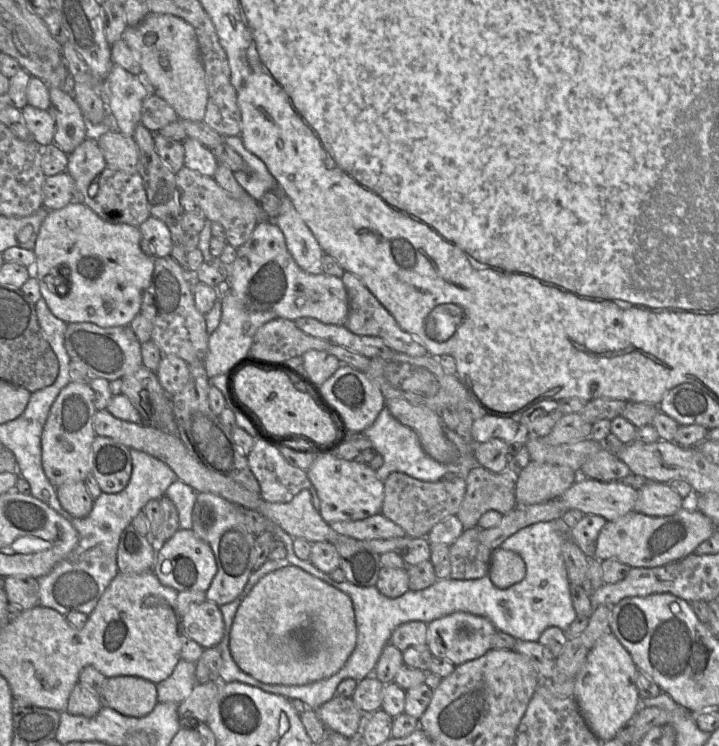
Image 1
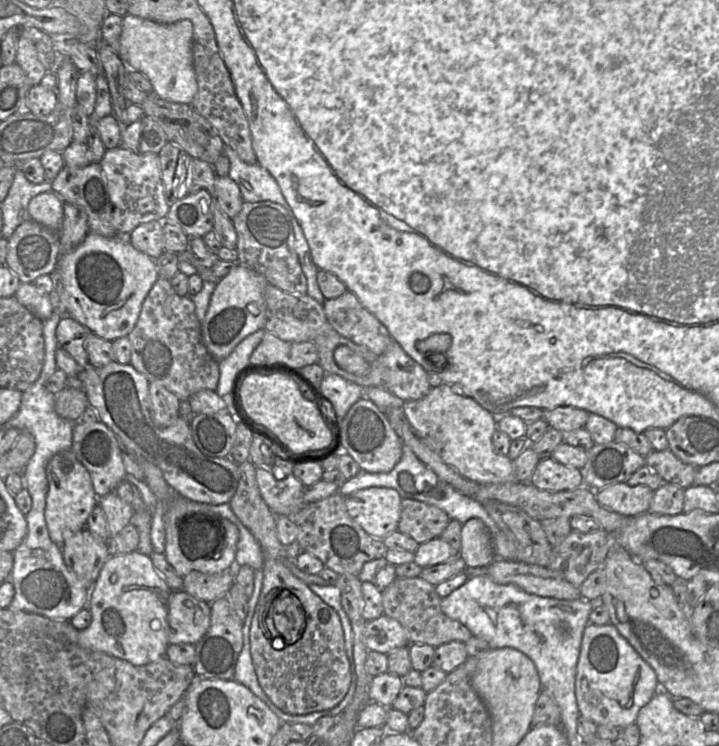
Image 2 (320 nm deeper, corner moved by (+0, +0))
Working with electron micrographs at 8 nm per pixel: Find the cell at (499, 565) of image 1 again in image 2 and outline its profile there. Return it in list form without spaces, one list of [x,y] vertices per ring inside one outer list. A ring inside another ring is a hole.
[[[587,624],[583,631],[575,677],[575,696],[580,715],[596,725],[612,725],[623,729],[635,723],[640,709],[660,688],[653,668],[613,624]]]

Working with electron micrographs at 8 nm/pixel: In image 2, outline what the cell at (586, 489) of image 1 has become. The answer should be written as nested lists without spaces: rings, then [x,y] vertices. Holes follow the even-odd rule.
[[[442,383],[419,400],[405,401],[403,412],[419,437],[463,477],[479,484],[517,482],[513,461],[507,455],[497,454],[492,445],[498,417],[473,398],[458,394],[453,386]]]

